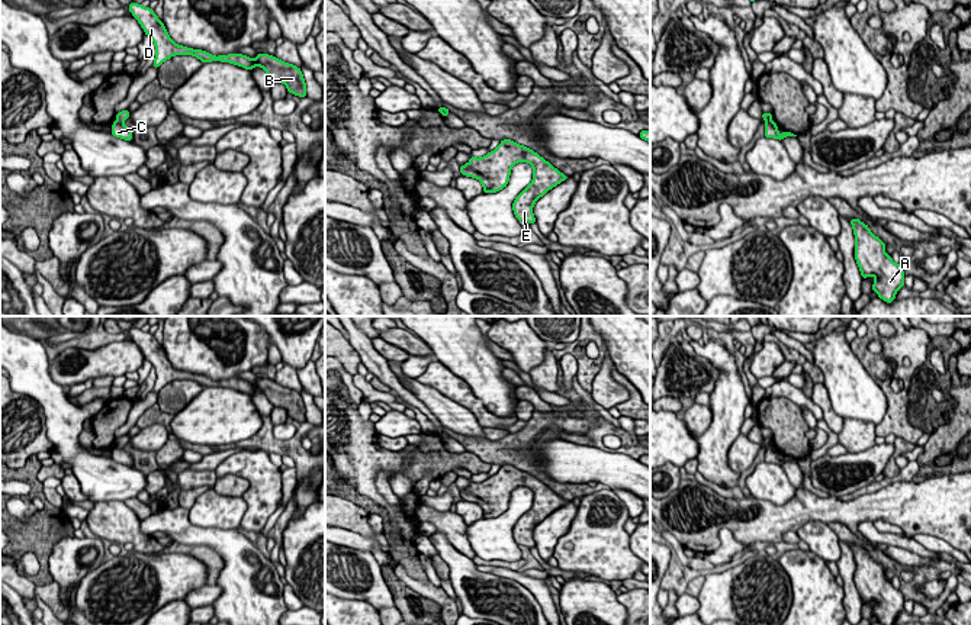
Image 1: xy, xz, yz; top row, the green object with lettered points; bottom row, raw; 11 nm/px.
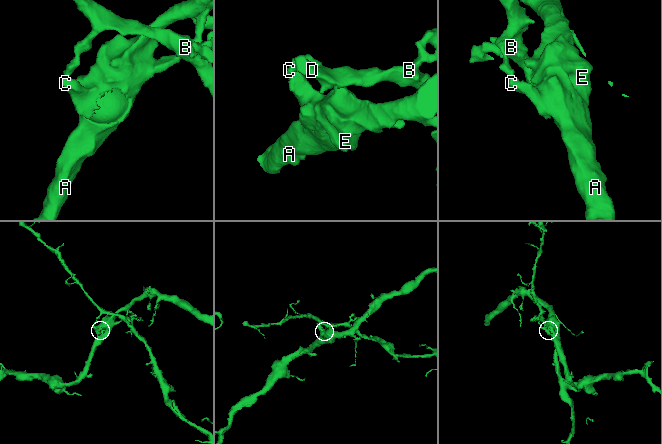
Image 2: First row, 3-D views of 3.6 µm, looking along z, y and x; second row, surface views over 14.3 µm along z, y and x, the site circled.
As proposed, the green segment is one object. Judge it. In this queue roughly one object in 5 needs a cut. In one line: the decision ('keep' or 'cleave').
cleave

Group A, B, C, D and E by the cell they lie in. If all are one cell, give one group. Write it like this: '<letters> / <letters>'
A C E / B D

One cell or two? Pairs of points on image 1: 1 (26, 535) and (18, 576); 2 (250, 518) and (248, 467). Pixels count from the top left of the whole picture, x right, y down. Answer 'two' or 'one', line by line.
1: two
2: one

